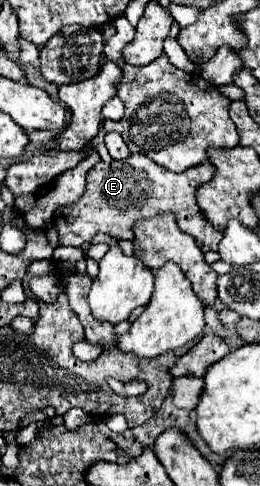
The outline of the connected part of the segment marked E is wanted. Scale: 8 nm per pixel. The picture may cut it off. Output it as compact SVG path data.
M131 154L125 160L111 160L111 162L103 162L101 160L99 164L95 164L89 170L89 174L87 174L87 188L85 188L85 194L79 198L79 202L75 202L71 206L65 206L65 208L59 208L55 212L55 216L53 216L55 226L59 230L61 246L75 246L75 248L79 248L83 242L89 242L95 234L111 234L117 240L131 240L133 242L133 226L135 226L137 220L147 220L147 218L153 218L157 214L163 214L167 210L167 212L173 212L179 228L185 230L187 234L191 234L195 238L197 246L203 252L217 250L219 238L223 234L211 226L211 222L203 216L203 212L199 210L199 206L195 202L195 190L203 182L209 182L213 176L215 176L215 166L211 166L211 164L193 166L193 168L181 172L181 174L175 174L175 172L169 172L167 168L151 162L151 158L147 158L147 154Z

